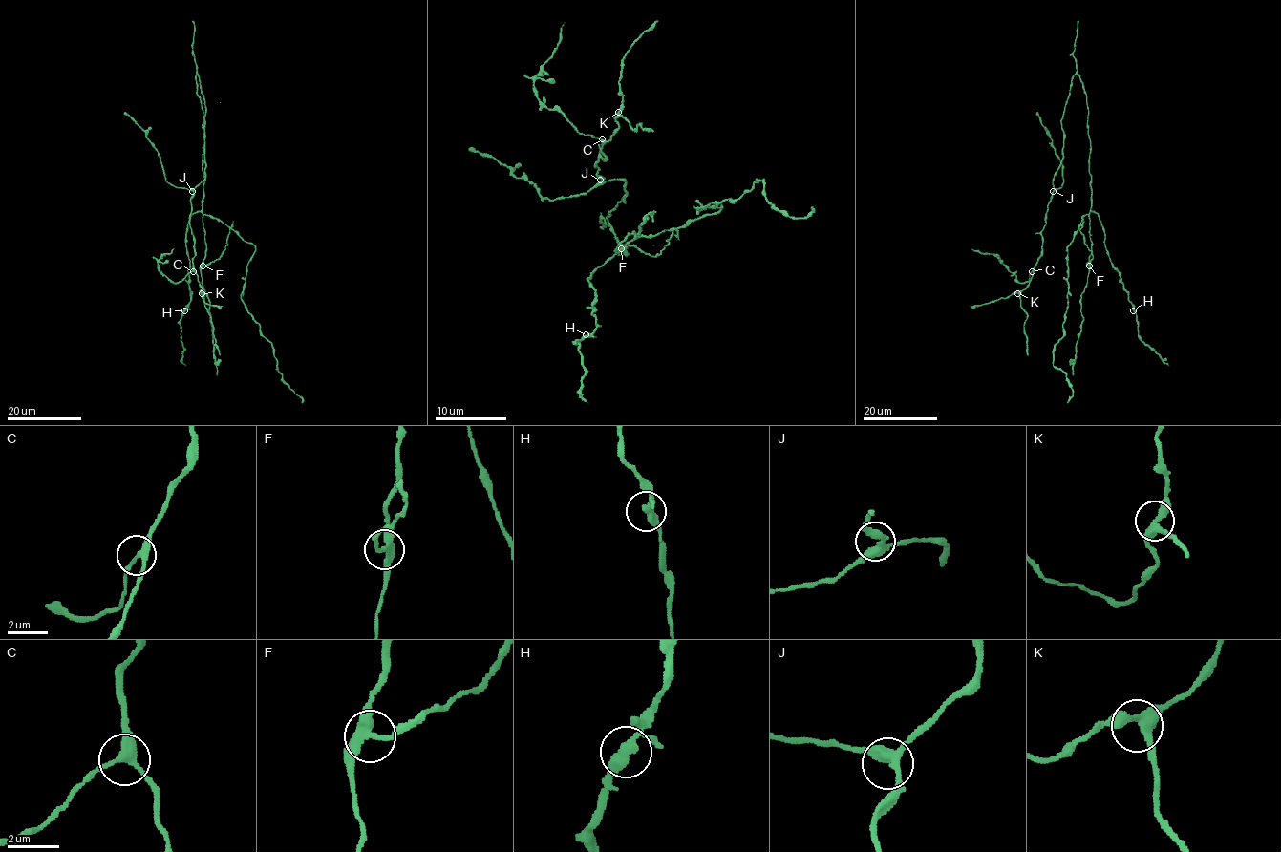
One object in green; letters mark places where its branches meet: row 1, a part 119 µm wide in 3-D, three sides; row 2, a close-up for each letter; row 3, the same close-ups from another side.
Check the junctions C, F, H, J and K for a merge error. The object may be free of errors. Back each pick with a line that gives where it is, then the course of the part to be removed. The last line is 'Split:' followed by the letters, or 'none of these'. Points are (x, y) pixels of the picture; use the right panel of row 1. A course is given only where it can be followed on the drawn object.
F: place (1089, 266); course (1089, 266), (1092, 252), (1079, 230), (1084, 222)
Split: F

